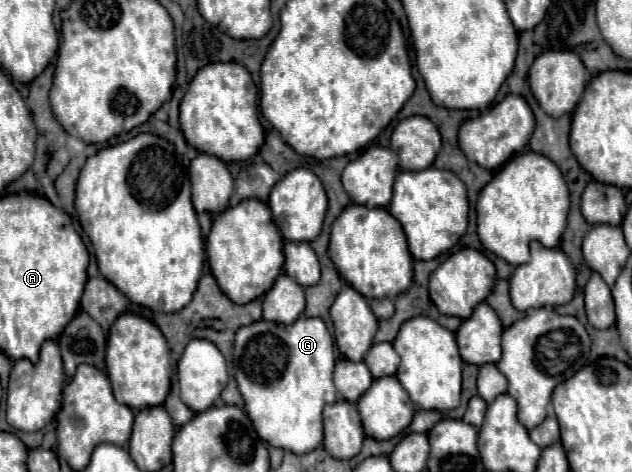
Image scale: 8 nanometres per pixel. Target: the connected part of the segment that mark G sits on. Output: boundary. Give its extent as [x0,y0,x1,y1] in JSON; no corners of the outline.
[233,318,337,454]

